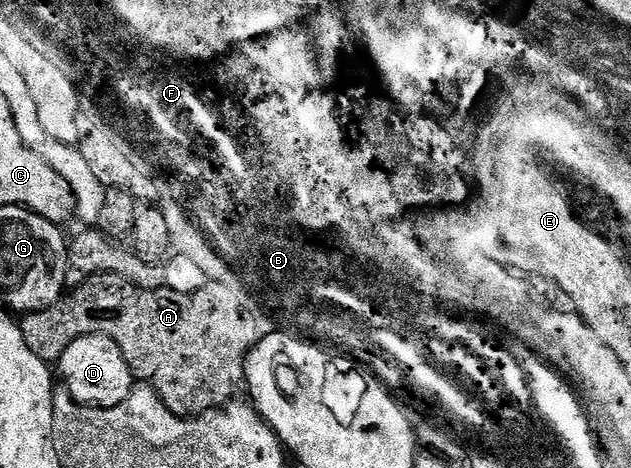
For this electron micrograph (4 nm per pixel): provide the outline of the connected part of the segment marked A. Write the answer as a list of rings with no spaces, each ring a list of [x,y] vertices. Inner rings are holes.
[[[94,276],[72,287],[57,302],[53,302],[53,306],[26,313],[18,325],[25,338],[25,346],[29,346],[37,358],[48,362],[59,361],[63,351],[77,342],[77,338],[109,337],[123,352],[132,377],[152,388],[173,414],[190,418],[232,403],[238,397],[235,395],[239,388],[241,392],[244,387],[247,356],[260,340],[261,331],[242,294],[240,289],[210,282],[193,294],[177,294],[165,286],[157,290],[141,290],[120,276]]]

